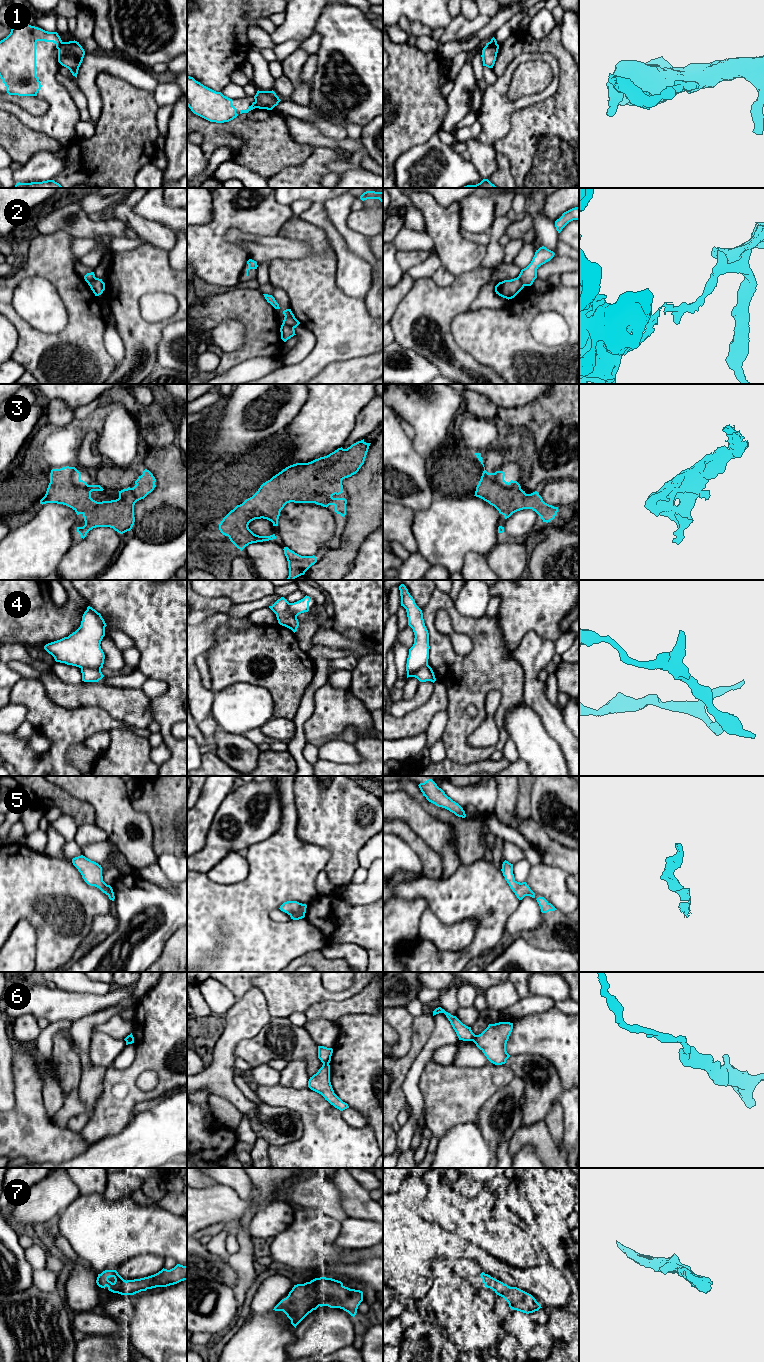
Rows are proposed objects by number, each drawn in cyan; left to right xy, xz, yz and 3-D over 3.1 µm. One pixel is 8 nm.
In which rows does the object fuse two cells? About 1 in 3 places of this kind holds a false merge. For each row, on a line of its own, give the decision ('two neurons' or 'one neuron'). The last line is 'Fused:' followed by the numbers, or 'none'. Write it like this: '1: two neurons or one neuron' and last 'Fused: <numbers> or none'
1: two neurons
2: two neurons
3: one neuron
4: two neurons
5: one neuron
6: two neurons
7: one neuron
Fused: 1, 2, 4, 6

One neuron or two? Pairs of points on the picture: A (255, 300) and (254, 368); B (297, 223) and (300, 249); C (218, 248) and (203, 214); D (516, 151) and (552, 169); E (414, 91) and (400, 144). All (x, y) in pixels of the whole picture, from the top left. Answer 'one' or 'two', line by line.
A: two
B: two
C: two
D: one
E: one

